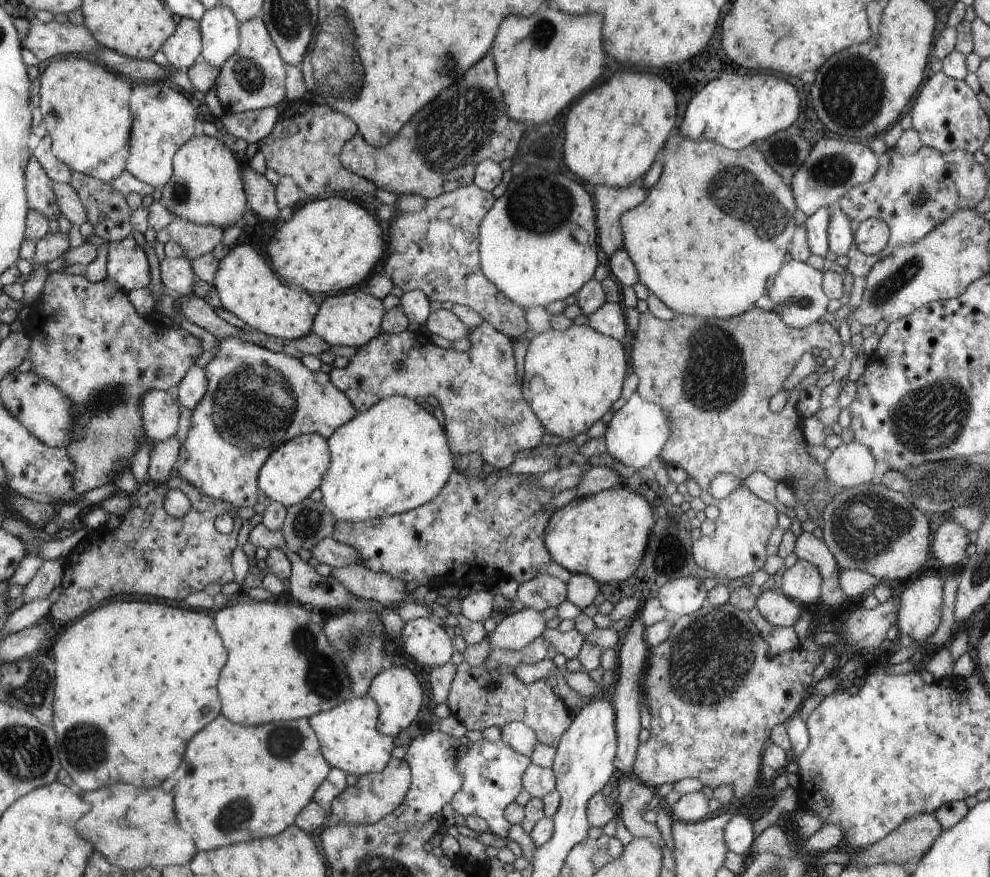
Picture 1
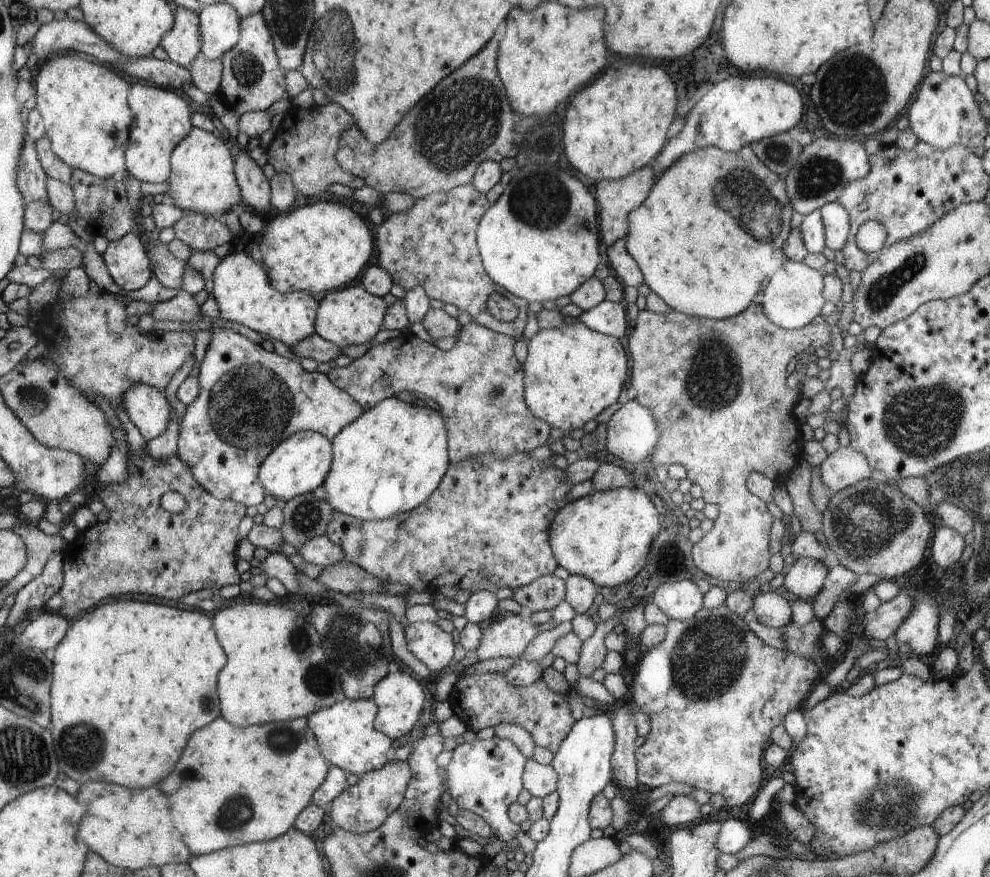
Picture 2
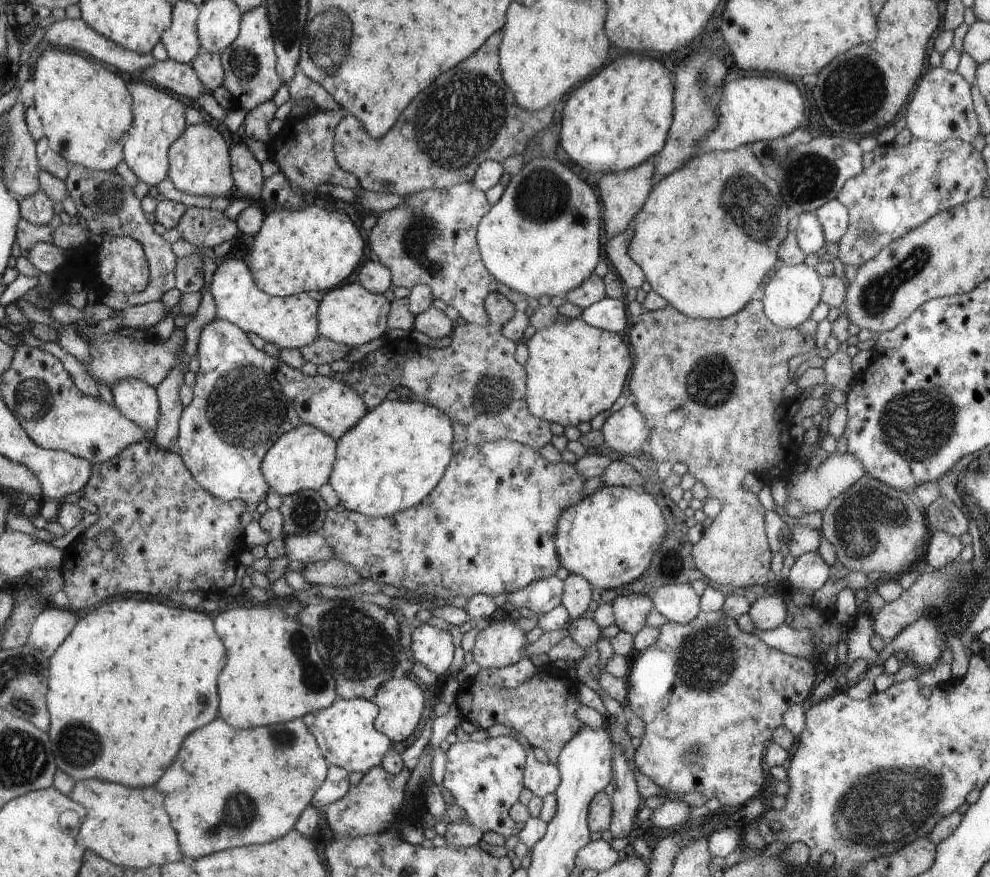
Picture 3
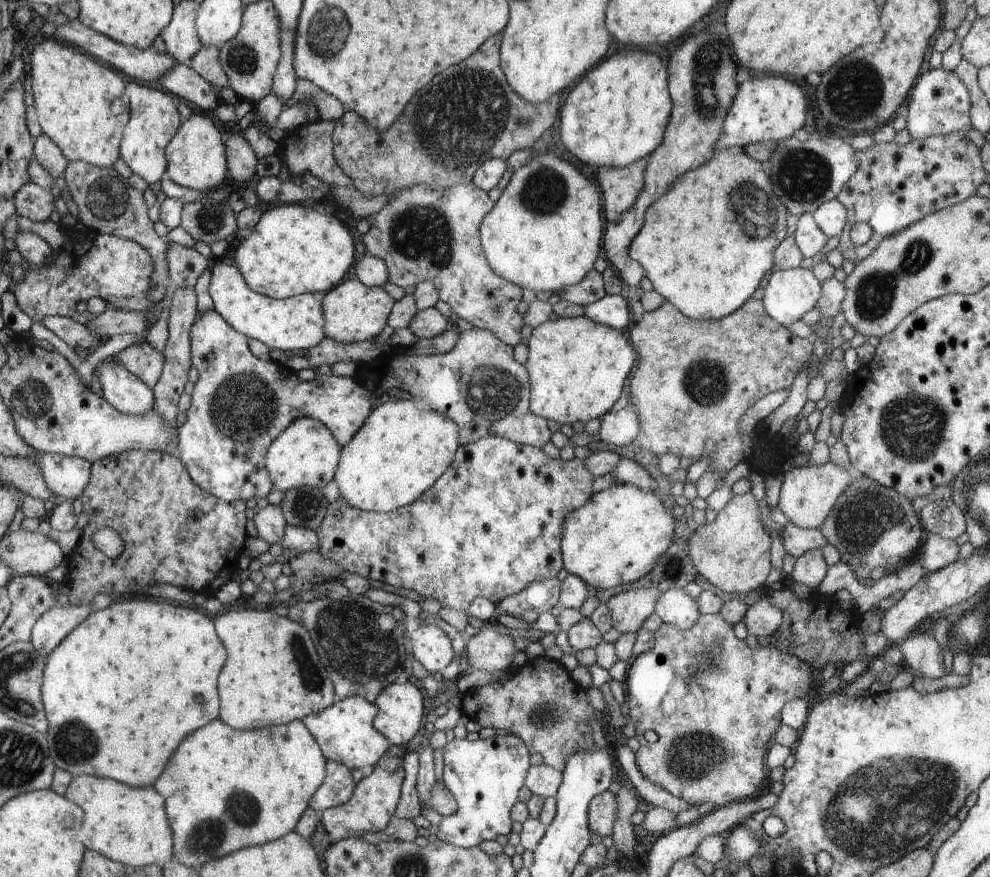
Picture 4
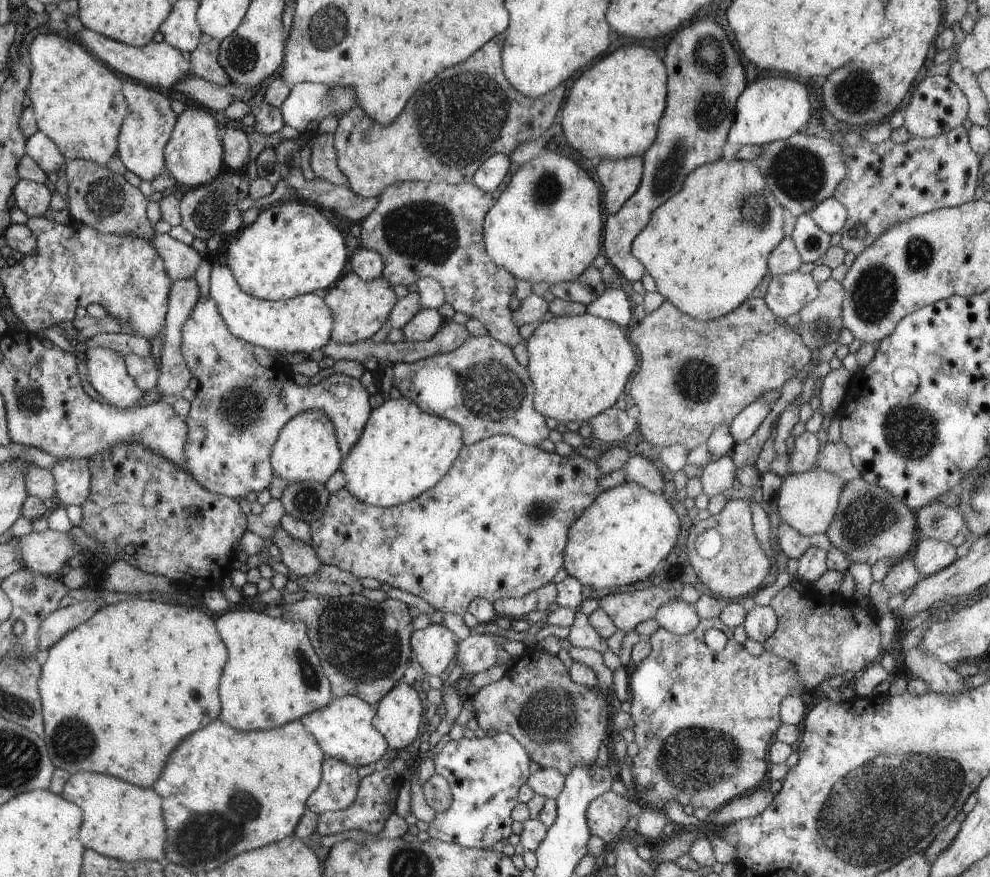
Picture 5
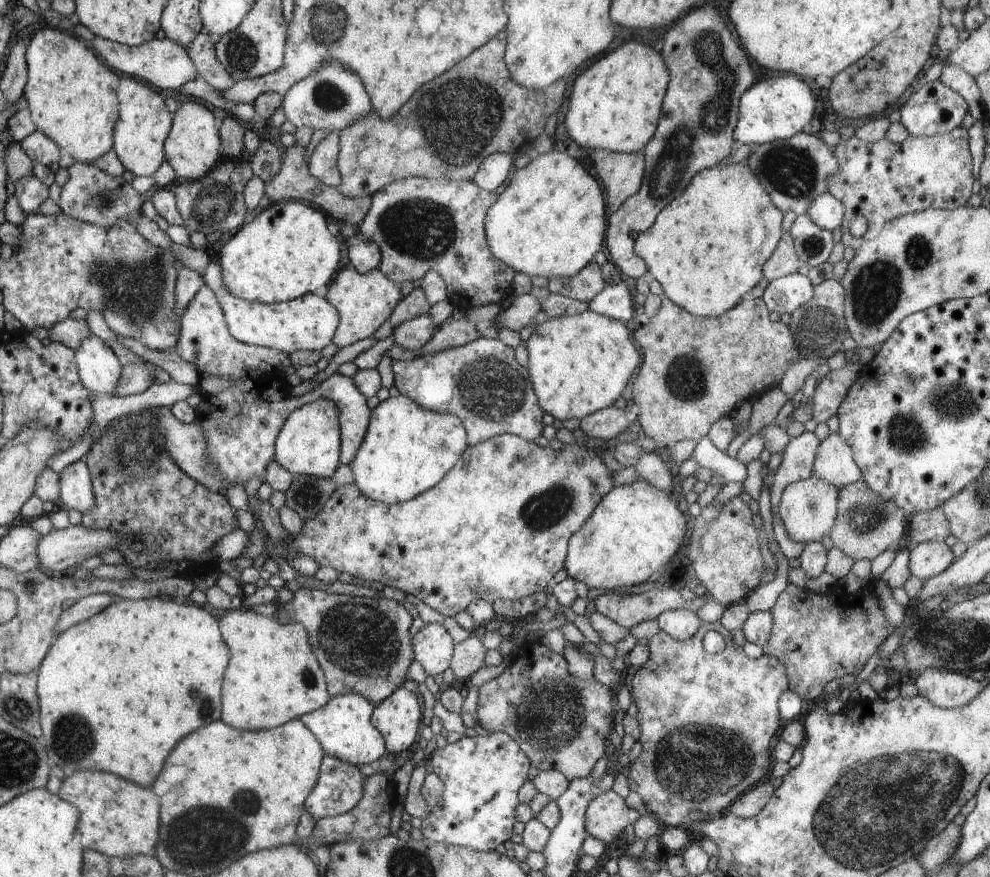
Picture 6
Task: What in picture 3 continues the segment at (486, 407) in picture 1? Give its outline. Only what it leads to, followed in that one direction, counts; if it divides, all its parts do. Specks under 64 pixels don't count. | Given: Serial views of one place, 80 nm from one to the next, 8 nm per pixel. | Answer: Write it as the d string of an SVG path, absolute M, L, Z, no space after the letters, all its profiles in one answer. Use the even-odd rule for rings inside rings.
M498 291L490 293L485 298L485 304L490 322L482 326L472 323L454 326L450 334L452 341L446 347L438 349L420 345L412 340L391 340L378 351L369 353L360 361L353 363L352 369L347 374L333 373L334 377L340 378L348 386L359 391L363 395L363 401L372 409L385 400L390 390L398 386L408 388L417 395L417 398L443 410L444 414L451 418L455 427L455 453L470 445L482 445L484 441L498 439L514 441L539 451L552 438L550 424L544 419L536 418L530 412L527 406L527 372L524 372L524 368L514 358L516 344L512 339L506 338L502 331L503 324L514 316L515 306Z

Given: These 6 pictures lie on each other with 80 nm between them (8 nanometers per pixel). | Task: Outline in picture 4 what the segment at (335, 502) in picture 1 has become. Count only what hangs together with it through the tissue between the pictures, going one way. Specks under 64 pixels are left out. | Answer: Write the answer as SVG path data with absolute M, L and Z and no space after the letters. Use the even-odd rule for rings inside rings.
M415 398L388 401L373 409L364 426L342 447L342 458L334 479L341 496L352 506L363 511L379 513L393 511L422 497L450 468L460 448L459 425L447 415L441 415L427 406L420 405Z

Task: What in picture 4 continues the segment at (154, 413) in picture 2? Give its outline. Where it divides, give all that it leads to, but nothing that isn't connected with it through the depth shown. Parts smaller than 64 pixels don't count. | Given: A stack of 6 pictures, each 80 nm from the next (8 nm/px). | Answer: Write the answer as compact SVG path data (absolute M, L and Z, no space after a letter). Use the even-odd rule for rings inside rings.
M114 357L104 358L95 370L103 397L116 410L143 415L154 409L155 394L151 387Z

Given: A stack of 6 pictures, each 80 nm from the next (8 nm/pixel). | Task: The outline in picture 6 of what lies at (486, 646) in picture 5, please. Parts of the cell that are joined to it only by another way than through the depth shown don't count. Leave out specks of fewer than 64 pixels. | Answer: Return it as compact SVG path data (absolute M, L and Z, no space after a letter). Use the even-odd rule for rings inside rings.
M475 631L455 648L455 658L451 667L454 678L467 681L474 672L484 665L484 655L488 650L482 645L481 636Z

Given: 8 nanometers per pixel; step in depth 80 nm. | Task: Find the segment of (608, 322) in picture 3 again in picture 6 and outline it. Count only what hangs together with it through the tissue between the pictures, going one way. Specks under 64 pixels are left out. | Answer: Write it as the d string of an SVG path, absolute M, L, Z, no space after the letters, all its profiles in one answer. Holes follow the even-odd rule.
M624 280L607 284L589 302L589 309L608 318L620 319L622 322L633 322L637 305L632 300L632 292Z

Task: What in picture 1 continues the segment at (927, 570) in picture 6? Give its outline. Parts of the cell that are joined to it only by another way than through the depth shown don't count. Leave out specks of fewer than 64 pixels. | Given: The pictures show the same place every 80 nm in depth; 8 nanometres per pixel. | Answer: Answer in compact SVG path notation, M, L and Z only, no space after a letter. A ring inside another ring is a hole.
M947 520L932 536L931 555L942 562L943 571L957 570L966 560L966 548L970 543L969 532L952 520Z

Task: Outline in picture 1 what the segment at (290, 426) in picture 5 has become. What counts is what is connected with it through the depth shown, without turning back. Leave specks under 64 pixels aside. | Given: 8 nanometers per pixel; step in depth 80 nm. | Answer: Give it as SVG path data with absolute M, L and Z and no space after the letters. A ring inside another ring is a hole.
M300 435L280 445L264 462L258 476L260 490L263 490L271 501L282 503L288 508L309 497L310 493L322 484L330 464L331 451L323 435Z

